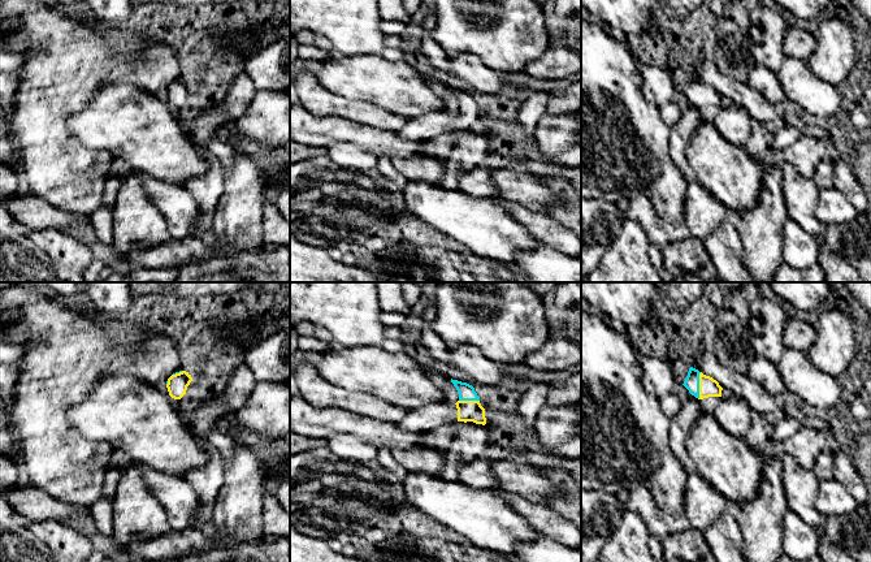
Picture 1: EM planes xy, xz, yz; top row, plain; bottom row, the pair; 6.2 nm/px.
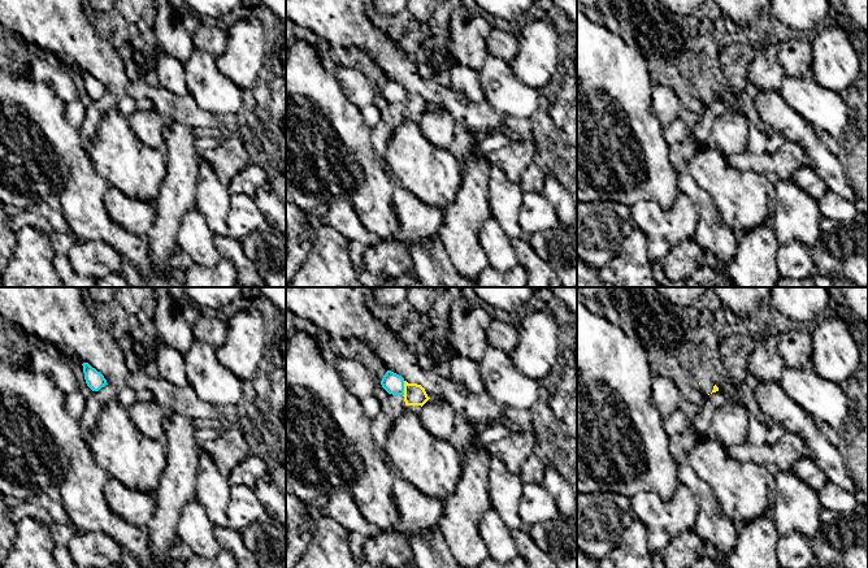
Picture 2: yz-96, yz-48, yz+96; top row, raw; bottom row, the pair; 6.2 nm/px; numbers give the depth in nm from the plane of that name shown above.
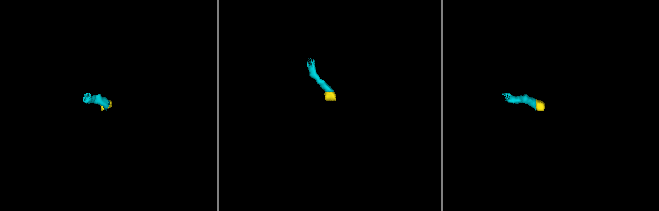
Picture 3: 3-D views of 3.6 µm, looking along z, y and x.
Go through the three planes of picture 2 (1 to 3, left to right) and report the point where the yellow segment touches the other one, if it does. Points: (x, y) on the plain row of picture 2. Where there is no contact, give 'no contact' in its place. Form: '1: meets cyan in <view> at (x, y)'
1: no contact
2: meets cyan in yz-48 at (403, 98)
3: no contact

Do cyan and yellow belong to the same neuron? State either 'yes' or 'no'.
yes

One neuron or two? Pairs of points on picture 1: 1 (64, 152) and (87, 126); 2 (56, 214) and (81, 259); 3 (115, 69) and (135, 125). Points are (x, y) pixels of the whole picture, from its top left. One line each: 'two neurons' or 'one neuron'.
1: two neurons
2: two neurons
3: two neurons

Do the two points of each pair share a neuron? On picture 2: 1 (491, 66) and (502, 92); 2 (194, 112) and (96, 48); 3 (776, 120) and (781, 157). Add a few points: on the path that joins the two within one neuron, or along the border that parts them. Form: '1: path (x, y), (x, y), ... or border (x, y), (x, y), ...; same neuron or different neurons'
1: path (495, 73), (502, 86); same neuron
2: path (168, 104), (153, 92), (129, 89), (114, 74); same neuron
3: border (786, 139), (797, 142), (803, 148), (806, 163); different neurons

